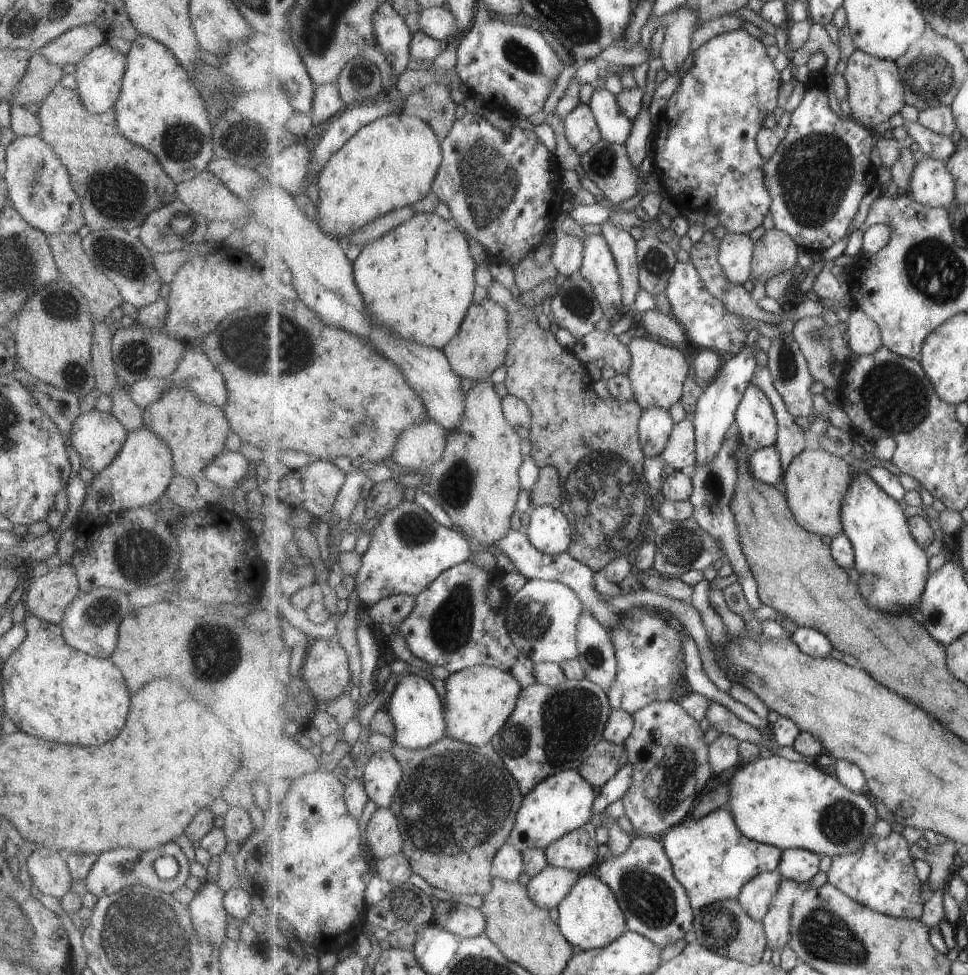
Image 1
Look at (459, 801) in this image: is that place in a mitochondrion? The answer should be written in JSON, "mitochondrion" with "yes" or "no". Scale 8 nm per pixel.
{"mitochondrion":"yes"}

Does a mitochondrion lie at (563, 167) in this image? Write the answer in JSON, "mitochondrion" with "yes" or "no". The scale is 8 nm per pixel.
{"mitochondrion":"no"}

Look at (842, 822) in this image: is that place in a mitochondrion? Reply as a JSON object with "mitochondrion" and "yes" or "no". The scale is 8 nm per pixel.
{"mitochondrion":"yes"}

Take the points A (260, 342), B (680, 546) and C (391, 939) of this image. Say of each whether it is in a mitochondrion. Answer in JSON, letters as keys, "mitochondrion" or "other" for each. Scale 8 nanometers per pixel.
{"A":"mitochondrion","B":"mitochondrion","C":"other"}

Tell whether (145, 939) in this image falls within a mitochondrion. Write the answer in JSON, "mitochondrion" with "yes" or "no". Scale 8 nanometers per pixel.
{"mitochondrion":"yes"}

